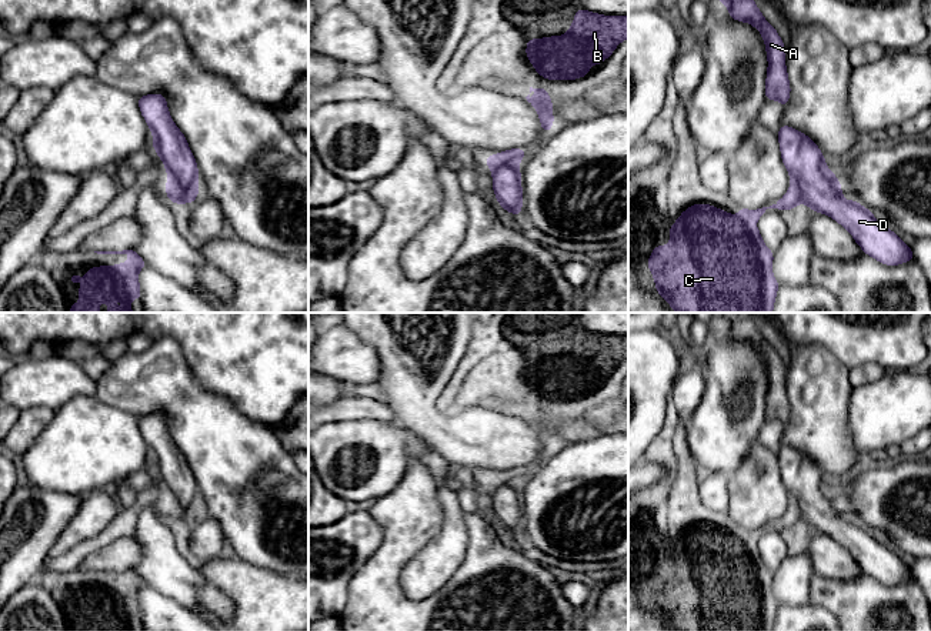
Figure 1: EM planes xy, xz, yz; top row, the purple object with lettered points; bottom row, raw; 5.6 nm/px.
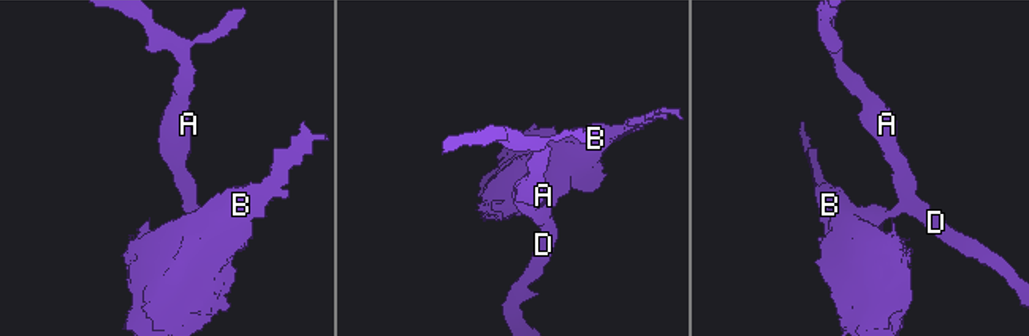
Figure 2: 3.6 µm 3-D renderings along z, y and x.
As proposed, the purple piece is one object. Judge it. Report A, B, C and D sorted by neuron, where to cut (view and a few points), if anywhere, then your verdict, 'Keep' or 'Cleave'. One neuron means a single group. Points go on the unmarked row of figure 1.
Groups: A D / B C. Split along xy (167, 501), (190, 513), (197, 511). Cleave

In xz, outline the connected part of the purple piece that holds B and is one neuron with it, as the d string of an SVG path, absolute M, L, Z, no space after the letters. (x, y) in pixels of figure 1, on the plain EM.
M581 327L574 334L574 341L567 350L565 355L551 355L538 360L527 358L525 375L535 388L535 391L547 400L575 400L590 394L590 383L595 383L595 388L601 384L600 381L607 380L615 367L628 358L628 335L603 335L598 333L587 331Z

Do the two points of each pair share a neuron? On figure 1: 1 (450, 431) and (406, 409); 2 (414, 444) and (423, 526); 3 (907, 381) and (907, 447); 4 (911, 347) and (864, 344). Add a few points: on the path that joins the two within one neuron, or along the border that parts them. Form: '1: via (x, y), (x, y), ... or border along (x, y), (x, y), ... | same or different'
1: via (439, 430), (417, 411) | same
2: border along (420, 457), (410, 460), (396, 486) | different
3: border along (916, 434), (900, 444) | different
4: via (900, 346), (876, 344) | same

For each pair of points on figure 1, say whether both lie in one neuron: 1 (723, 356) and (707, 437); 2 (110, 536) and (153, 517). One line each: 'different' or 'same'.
1: same
2: different

